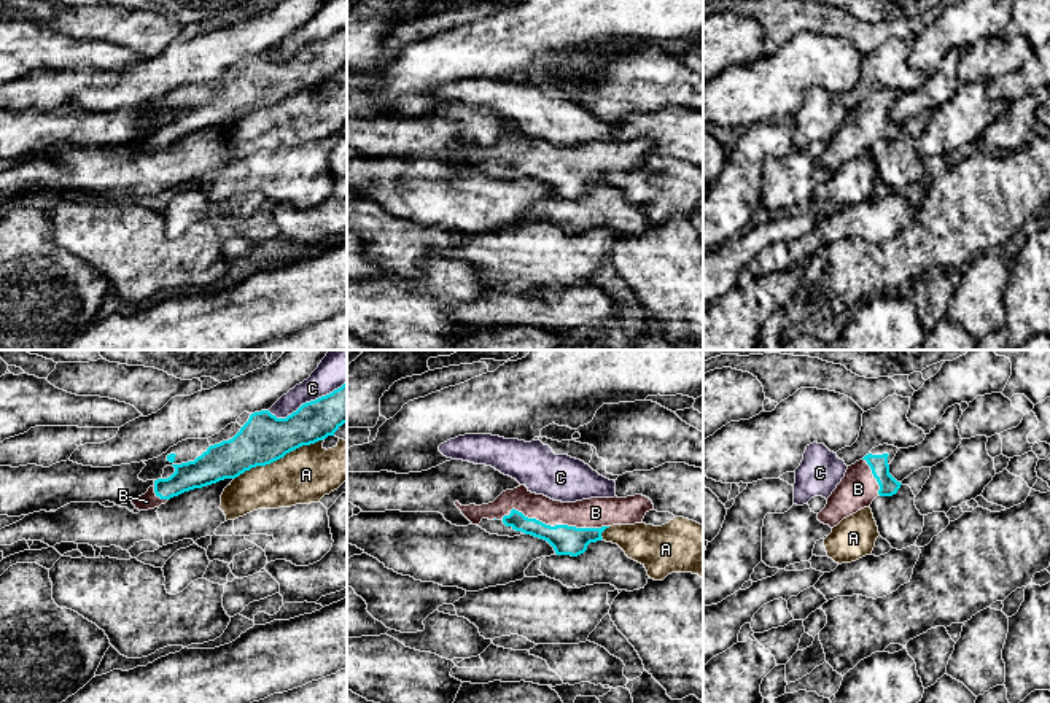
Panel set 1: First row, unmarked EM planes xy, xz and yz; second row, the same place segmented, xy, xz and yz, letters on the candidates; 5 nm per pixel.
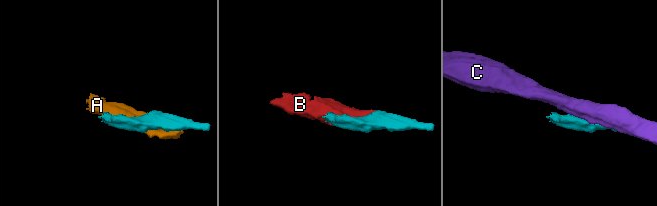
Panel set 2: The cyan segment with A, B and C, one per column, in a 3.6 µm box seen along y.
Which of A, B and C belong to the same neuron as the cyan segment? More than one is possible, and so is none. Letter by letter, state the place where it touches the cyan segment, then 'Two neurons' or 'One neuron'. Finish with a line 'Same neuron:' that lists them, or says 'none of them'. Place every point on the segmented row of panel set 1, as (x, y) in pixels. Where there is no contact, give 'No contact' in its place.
A: Touches cyan at xy (279, 458). Two neurons
B: Touches cyan at xz (556, 525). One neuron
C: Touches cyan at xy (306, 403). Two neurons
Same neuron: B

